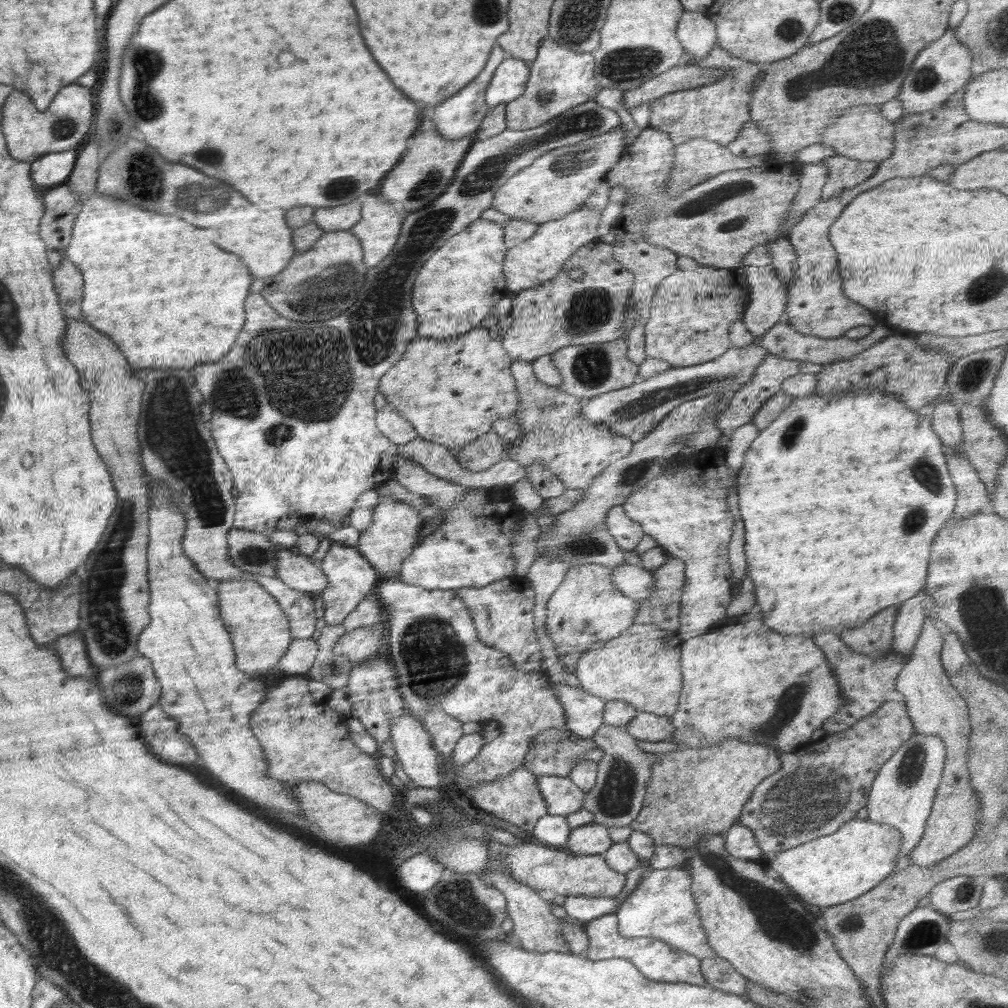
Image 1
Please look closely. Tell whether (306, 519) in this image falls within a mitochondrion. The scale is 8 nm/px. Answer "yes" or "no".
no

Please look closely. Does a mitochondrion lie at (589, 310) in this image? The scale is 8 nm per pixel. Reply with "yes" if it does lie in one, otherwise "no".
yes

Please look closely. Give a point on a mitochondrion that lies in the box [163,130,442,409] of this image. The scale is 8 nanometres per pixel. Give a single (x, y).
(320, 290)

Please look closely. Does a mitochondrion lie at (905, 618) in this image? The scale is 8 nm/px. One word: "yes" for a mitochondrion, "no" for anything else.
no

